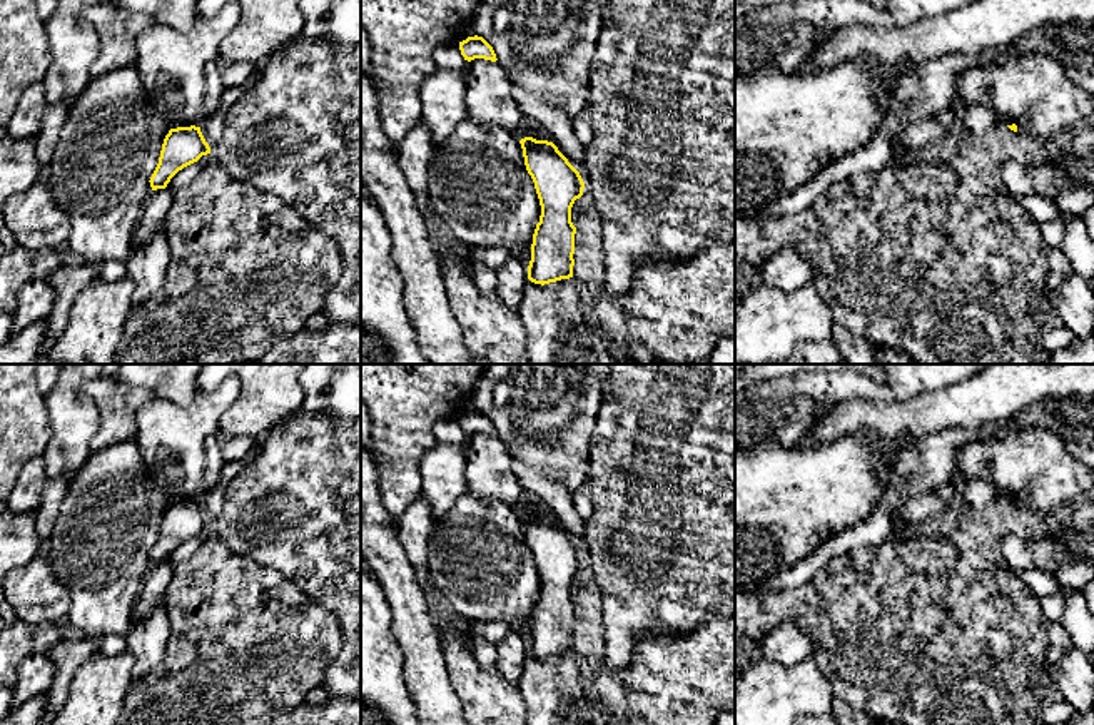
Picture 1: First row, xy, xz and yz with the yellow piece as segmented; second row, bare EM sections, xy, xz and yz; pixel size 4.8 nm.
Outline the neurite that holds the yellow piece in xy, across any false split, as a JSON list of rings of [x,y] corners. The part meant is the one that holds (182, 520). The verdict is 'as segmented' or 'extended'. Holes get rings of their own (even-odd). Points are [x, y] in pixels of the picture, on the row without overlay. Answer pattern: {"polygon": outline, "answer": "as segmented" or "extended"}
{"polygon": [[[200,501],[170,503],[164,513],[159,538],[150,551],[152,565],[165,563],[170,553],[184,541],[210,528]]], "answer": "as segmented"}

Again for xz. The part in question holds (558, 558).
{"polygon": [[[524,511],[519,518],[541,580],[528,653],[541,660],[570,653],[576,608],[571,581],[583,570],[585,556],[553,516]]], "answer": "as segmented"}

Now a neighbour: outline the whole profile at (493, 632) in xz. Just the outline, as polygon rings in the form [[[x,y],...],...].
[[[459,620],[469,638],[479,636],[493,645],[498,645],[509,631],[529,640],[531,621],[524,621],[513,628],[506,621],[464,621]]]

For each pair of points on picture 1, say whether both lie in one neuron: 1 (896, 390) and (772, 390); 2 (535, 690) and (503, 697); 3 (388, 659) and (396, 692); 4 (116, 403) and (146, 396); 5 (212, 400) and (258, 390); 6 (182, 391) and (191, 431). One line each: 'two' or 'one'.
1: one
2: two
3: one
4: one
5: two
6: two

